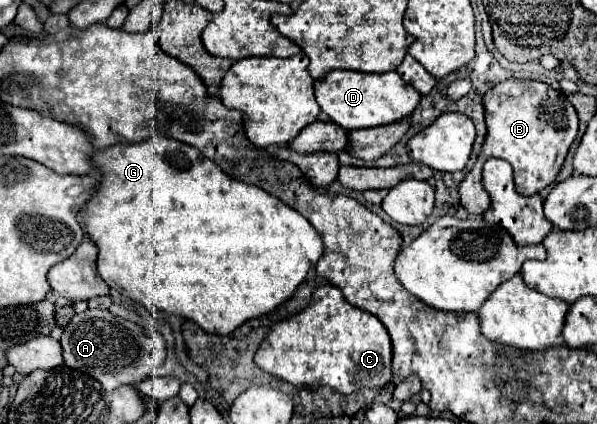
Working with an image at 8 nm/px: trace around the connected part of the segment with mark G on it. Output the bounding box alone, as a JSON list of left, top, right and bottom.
[82,135,324,335]

